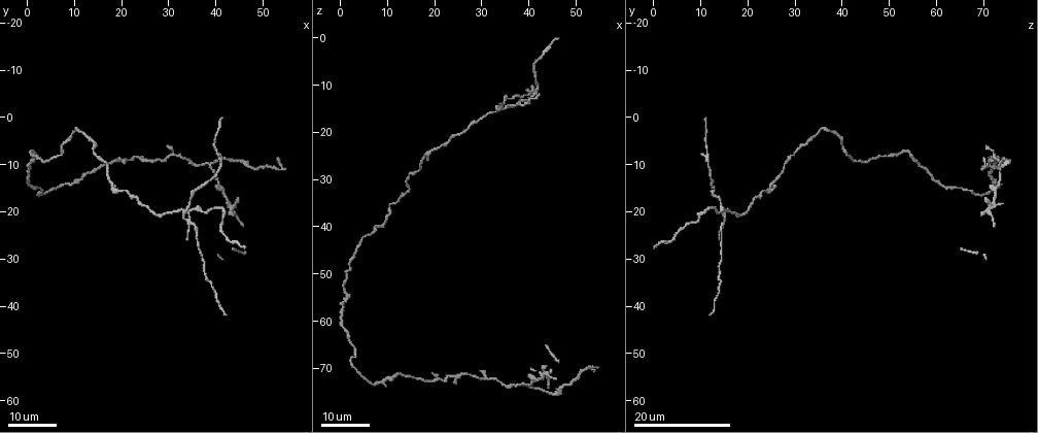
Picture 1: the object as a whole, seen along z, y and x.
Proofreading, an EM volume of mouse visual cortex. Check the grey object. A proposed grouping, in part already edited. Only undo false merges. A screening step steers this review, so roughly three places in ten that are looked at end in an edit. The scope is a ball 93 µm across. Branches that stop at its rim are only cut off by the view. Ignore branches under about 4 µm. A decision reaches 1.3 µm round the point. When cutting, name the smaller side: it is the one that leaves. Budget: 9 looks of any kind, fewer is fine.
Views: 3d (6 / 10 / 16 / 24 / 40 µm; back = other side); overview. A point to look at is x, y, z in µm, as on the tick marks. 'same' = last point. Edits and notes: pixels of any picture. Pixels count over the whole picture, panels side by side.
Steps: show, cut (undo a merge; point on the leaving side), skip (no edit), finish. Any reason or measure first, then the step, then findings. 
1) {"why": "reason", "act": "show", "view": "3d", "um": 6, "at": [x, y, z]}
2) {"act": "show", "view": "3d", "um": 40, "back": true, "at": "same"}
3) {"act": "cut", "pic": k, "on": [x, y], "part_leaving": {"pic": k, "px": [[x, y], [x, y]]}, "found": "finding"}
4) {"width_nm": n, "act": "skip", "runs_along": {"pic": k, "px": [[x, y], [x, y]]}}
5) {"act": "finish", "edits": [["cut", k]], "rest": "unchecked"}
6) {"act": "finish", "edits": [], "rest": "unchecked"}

{"why": "a narrow waist", "act": "show", "view": "3d", "um": 24, "at": [21.5, 9.5, 72.5]}

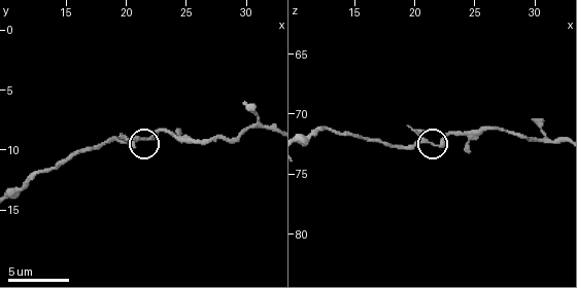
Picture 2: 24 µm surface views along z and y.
{"act": "show", "view": "3d", "um": 6, "at": [21.4, 9.0, 72.6]}

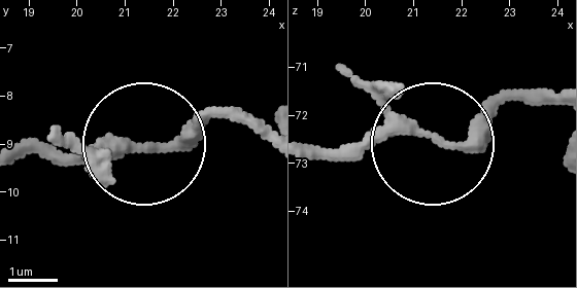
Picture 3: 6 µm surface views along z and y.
{"width_nm": 210, "act": "skip", "runs_along": {"pic": 3, "px": [[314, 154], [412, 130], [449, 142], [532, 94]]}, "found": "one neuron here"}

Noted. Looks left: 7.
{"why": "four-way junction", "act": "show", "view": "3d", "um": 16, "at": [34.0, 20.0, 15.5]}

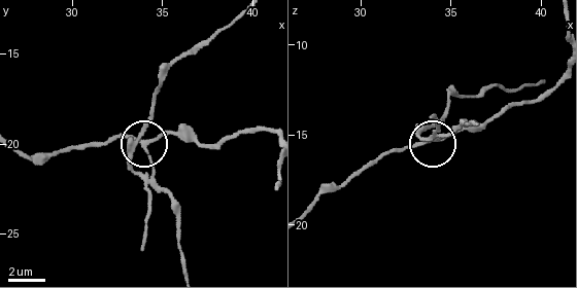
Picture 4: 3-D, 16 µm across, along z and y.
{"act": "show", "view": "3d", "um": 6, "at": "same"}

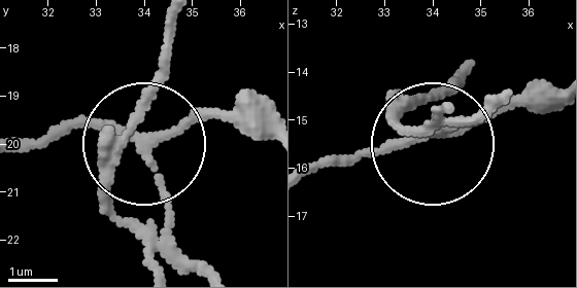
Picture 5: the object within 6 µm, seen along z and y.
{"arms": 4, "act": "cut", "pic": 5, "on": [156, 225], "found": "a second neuron is stuck on"}

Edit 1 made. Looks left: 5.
{"act": "show", "view": "overview"}

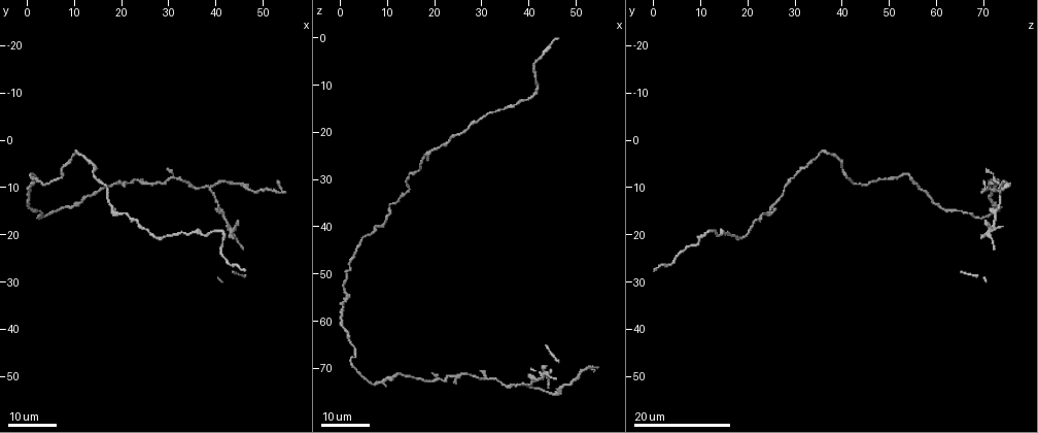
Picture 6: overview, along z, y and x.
{"why": "sudden change in width", "act": "show", "view": "3d", "um": 24, "at": [19.5, 15.0, 23.5]}

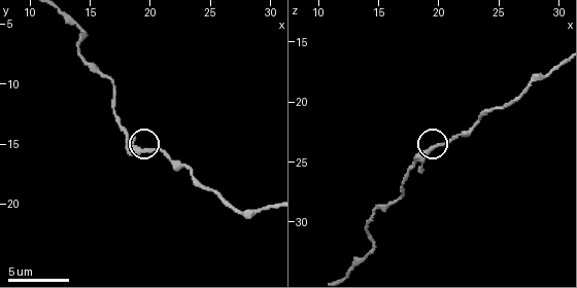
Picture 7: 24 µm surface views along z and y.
{"why": "closer look", "act": "show", "view": "3d", "um": 10, "at": [19.8, 15.8, 23.6]}

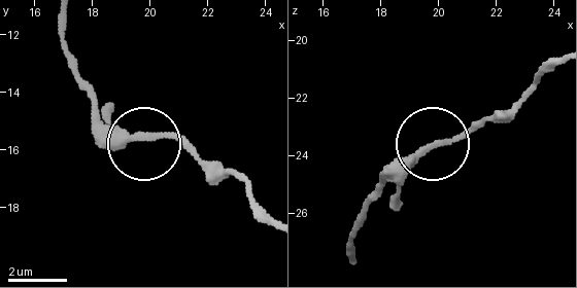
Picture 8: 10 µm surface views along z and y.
{"width_nm": 290, "act": "skip", "runs_along": {"pic": 8, "px": [[60, 16], [104, 119], [219, 164]]}, "found": "continuous, no second neuron"}

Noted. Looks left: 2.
{"act": "finish", "edits": [["cut", 5]], "rest": "unchecked"}

